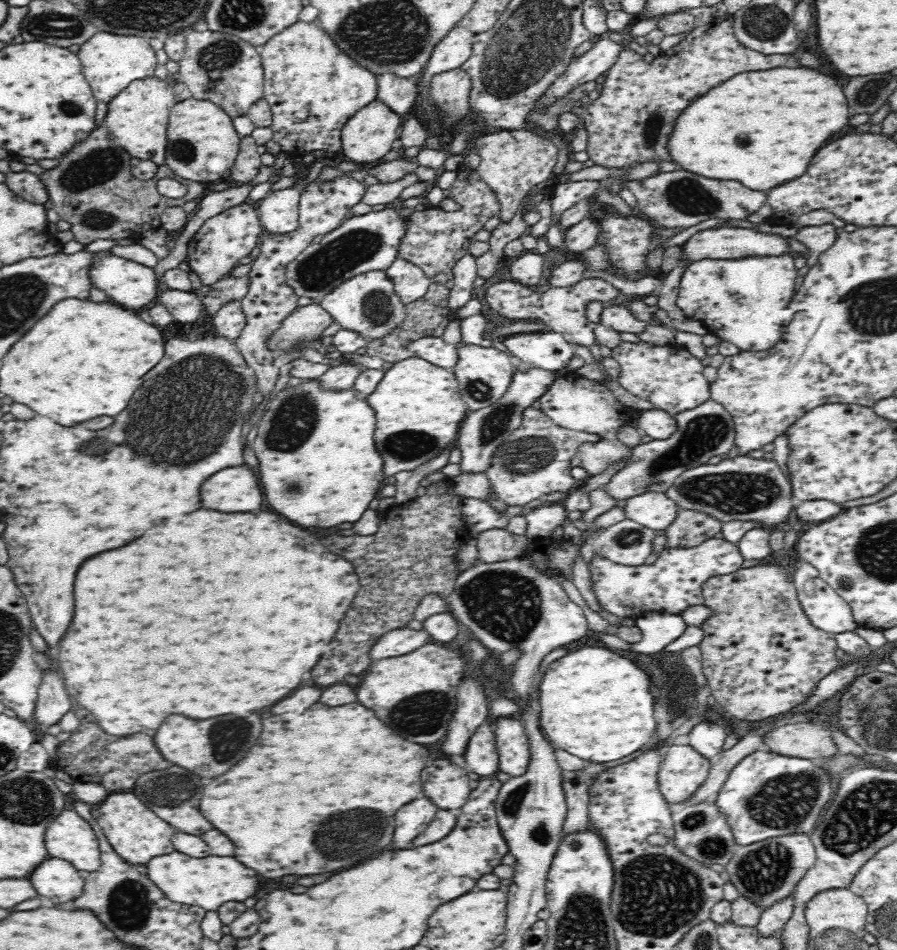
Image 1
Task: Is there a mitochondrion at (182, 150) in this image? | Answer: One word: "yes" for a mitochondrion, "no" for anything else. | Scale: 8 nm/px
yes

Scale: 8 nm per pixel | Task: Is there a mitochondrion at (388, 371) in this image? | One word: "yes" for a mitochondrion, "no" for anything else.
no

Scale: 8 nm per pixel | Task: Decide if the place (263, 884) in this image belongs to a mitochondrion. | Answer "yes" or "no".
no

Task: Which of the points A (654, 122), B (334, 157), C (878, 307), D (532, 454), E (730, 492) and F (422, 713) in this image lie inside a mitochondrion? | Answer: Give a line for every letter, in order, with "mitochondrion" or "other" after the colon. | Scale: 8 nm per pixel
A: mitochondrion
B: other
C: mitochondrion
D: mitochondrion
E: mitochondrion
F: mitochondrion

